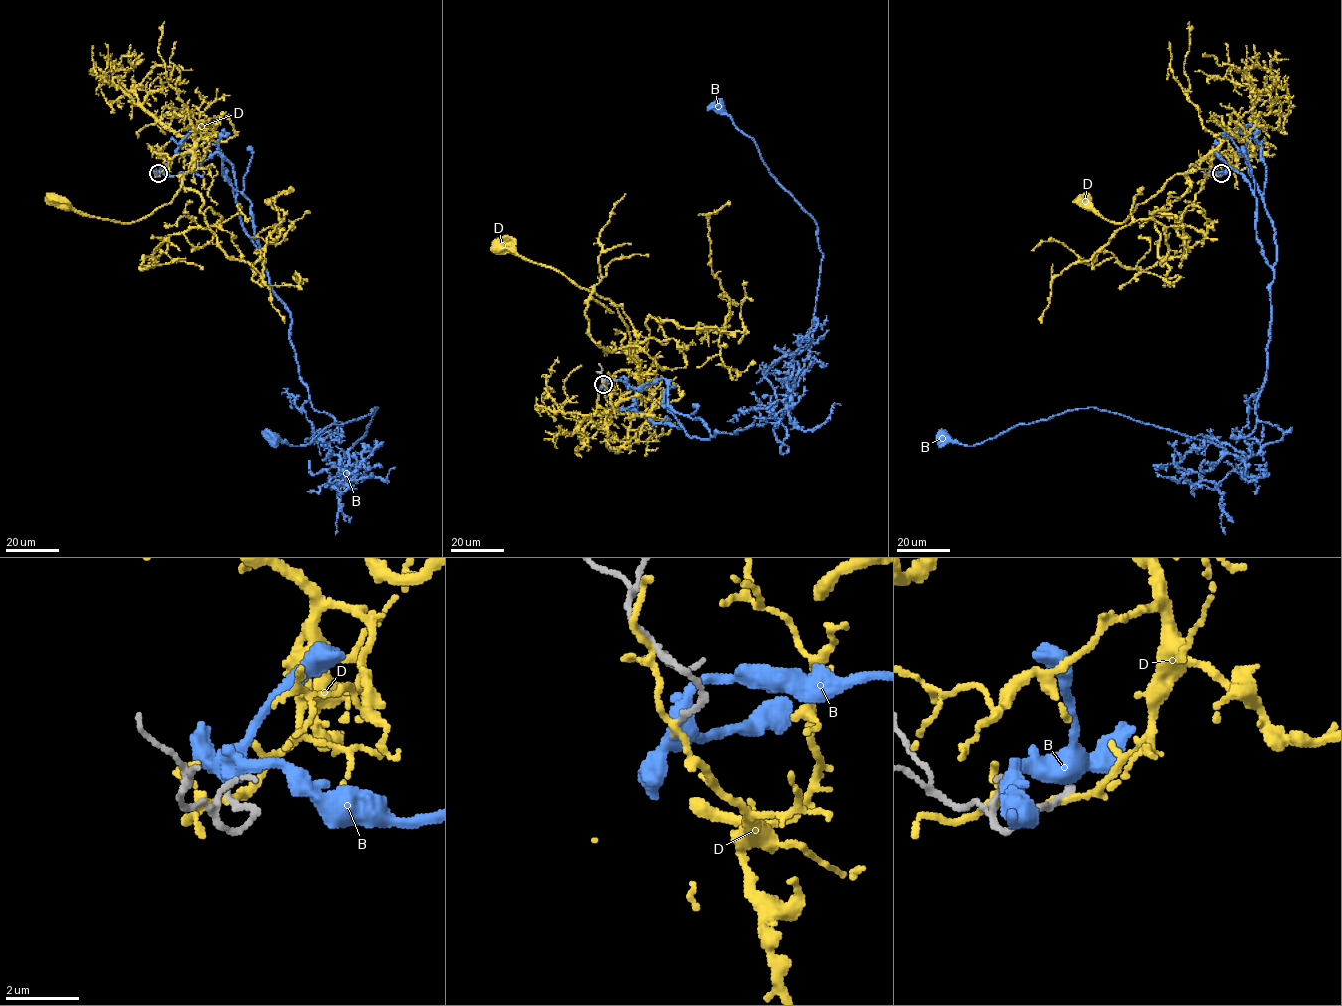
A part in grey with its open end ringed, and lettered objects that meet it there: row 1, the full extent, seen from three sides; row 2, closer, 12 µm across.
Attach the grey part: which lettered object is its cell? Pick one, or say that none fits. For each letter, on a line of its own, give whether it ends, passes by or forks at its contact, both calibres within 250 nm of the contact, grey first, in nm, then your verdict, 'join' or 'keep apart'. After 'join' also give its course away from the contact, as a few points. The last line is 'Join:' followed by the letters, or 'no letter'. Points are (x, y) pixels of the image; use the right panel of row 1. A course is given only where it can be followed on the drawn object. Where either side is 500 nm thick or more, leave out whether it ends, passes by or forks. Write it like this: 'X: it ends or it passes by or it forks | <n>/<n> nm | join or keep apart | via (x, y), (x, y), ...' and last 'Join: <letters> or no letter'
B: it forks | 150/400 nm | keep apart
D: it passes by | 180/150 nm | keep apart
Join: no letter

